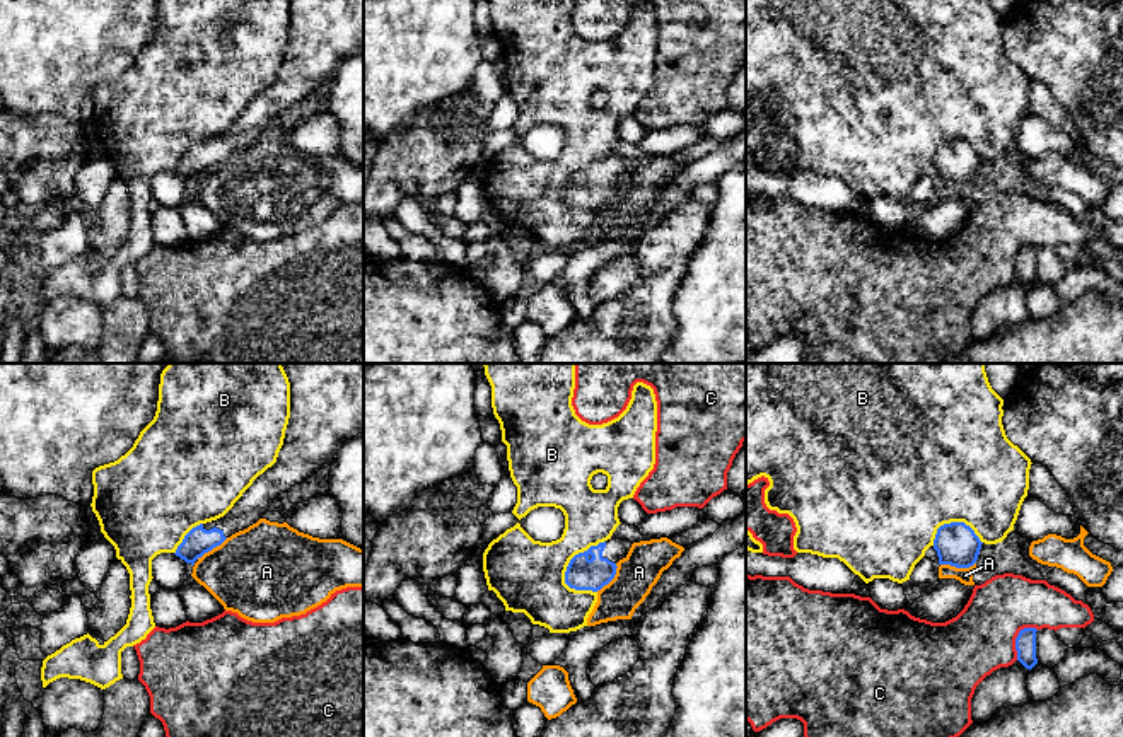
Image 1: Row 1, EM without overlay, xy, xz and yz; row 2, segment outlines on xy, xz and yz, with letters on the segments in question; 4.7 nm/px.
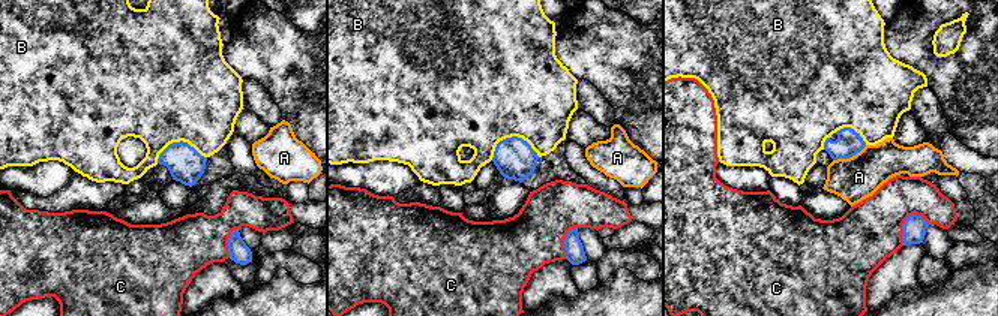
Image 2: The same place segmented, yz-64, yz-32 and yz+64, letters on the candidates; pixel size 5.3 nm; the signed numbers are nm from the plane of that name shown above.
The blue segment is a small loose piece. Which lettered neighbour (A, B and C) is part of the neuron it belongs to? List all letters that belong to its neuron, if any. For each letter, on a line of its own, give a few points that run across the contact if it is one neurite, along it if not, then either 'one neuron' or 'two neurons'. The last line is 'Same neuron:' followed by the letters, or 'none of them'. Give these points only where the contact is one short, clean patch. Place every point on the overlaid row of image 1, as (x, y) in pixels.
A: line yz (975, 562), (968, 567), (941, 565); two neurons
B: two neurons
C: two neurons
Same neuron: none of them

